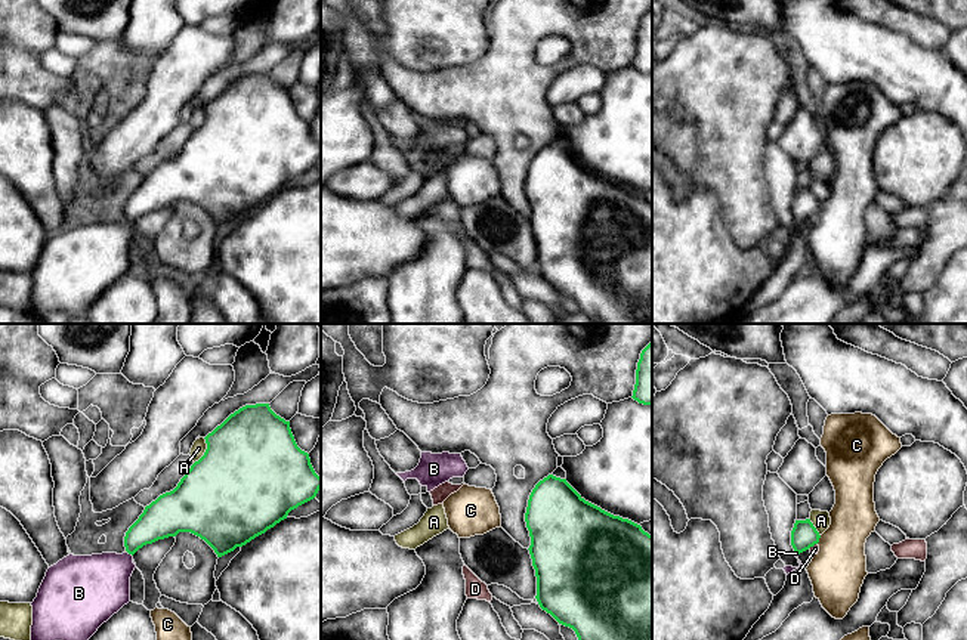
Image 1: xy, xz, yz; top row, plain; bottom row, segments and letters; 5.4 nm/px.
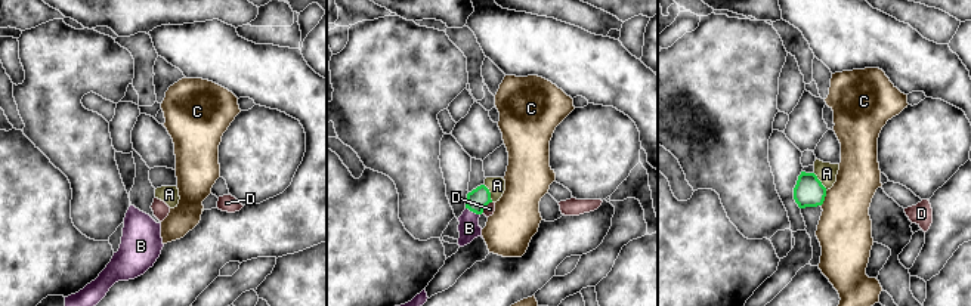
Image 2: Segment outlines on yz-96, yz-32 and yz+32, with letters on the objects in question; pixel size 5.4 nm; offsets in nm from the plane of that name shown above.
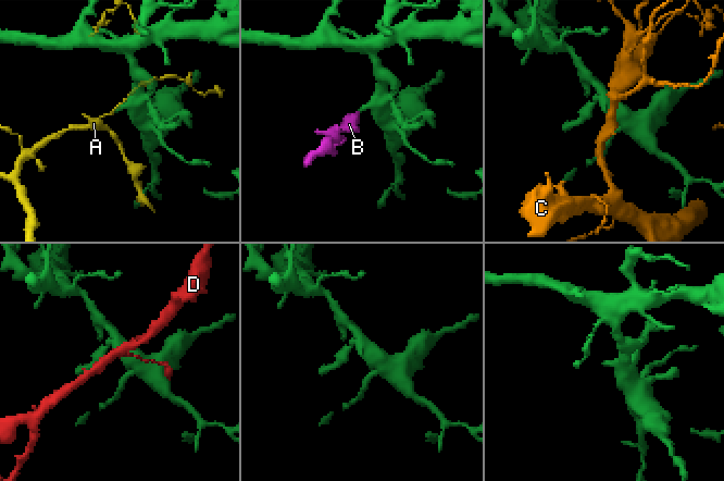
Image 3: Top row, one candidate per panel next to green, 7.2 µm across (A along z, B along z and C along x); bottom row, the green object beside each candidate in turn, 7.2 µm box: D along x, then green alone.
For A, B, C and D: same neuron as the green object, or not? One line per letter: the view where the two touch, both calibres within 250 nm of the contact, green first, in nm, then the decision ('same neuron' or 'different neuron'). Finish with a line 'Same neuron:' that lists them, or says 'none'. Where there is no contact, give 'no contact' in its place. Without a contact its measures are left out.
A: contact in xy; calibres 500 and 80 nm; different neuron
B: contact in xy; calibres 200 and 340 nm; same neuron
C: contact in yz; calibres 140 and 300 nm; different neuron
D: contact in yz; calibres 140 and 50 nm; different neuron
Same neuron: B

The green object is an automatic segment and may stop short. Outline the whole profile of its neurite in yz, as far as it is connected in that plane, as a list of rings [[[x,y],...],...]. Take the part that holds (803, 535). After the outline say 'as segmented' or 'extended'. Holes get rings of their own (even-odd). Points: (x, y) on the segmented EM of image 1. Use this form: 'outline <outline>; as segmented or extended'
outline [[[810,519],[795,520],[794,528],[791,531],[791,545],[797,554],[818,544],[819,538],[821,535],[810,522]]]; as segmented

